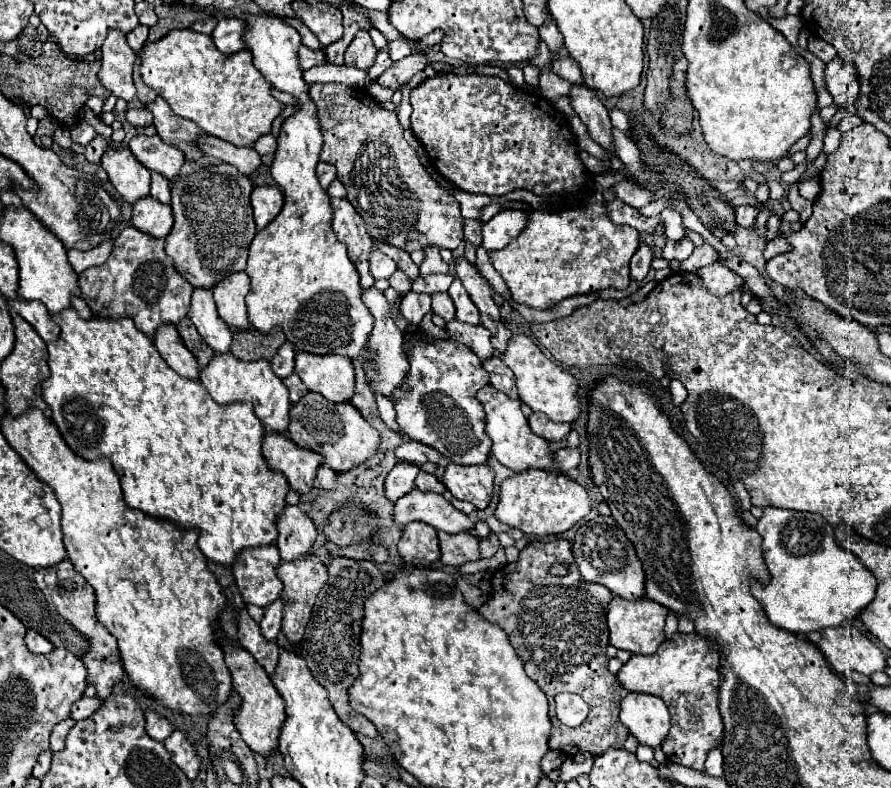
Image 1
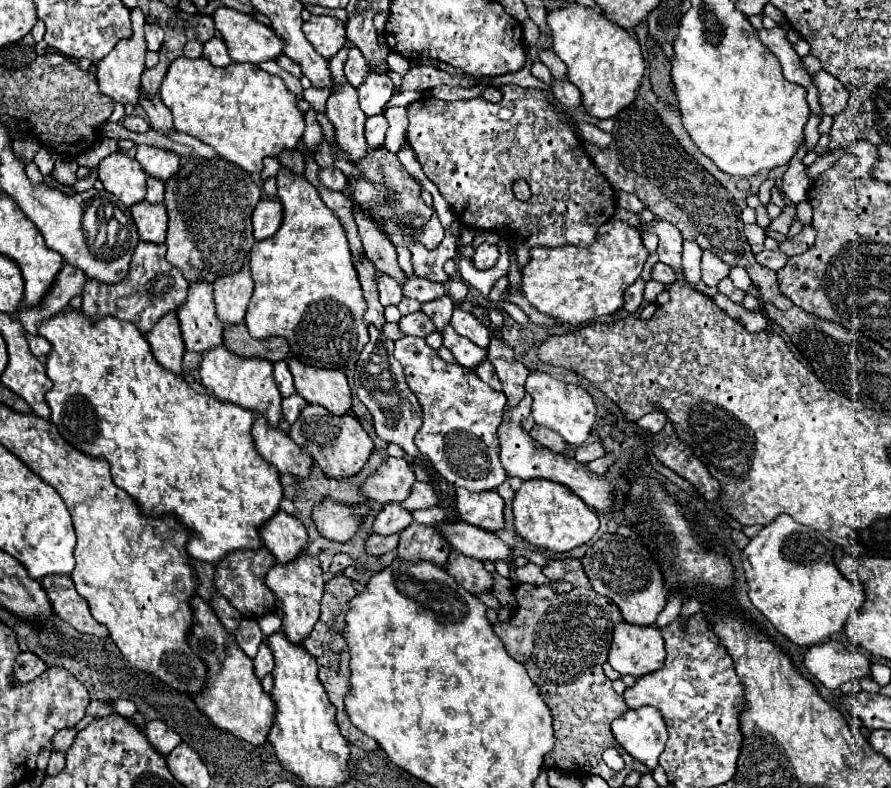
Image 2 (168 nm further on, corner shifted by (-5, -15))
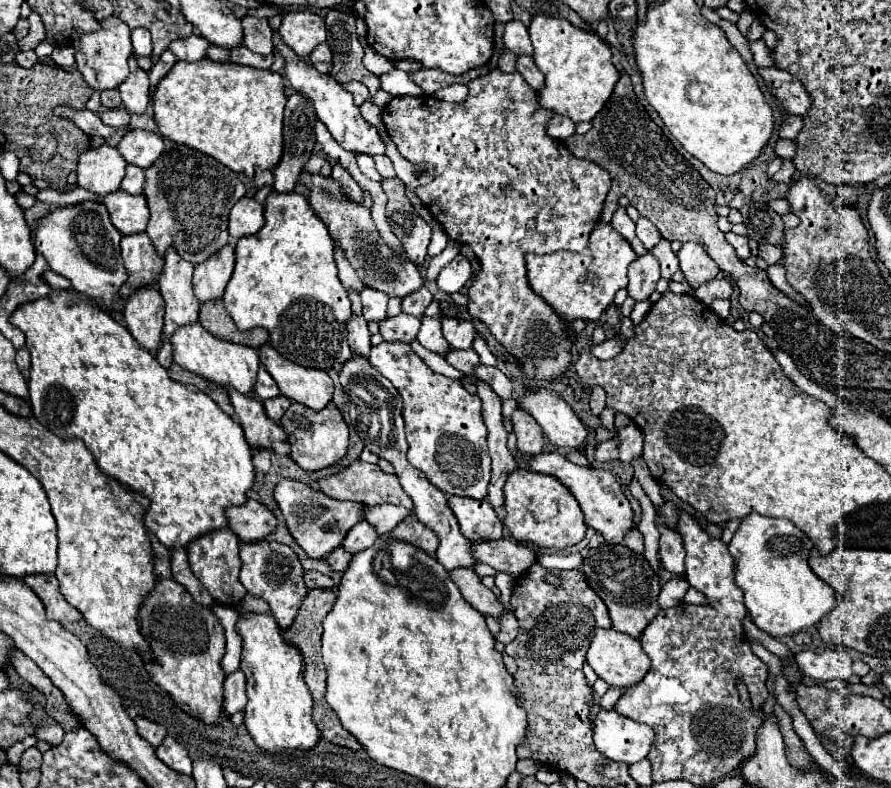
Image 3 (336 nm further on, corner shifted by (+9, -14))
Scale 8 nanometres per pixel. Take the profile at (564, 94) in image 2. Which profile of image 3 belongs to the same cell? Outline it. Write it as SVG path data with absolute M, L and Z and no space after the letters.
M517 56L517 72L527 80L527 84L533 90L541 90L543 76L541 76L541 70L535 66L531 56Z

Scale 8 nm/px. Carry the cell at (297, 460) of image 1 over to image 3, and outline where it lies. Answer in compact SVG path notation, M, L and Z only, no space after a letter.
M237 390L227 392L251 448L271 448L275 440L287 440L287 434L281 430L281 426L265 414L263 402L257 396L239 394Z

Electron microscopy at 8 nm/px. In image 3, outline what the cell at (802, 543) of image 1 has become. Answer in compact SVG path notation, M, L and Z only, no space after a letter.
M757 512L741 520L729 542L729 552L735 558L735 584L743 590L749 616L757 628L775 638L815 626L837 602L835 590L819 580L807 564L811 548L811 540L793 522Z

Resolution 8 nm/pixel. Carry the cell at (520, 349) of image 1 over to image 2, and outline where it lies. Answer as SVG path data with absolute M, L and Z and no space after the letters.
M533 371L533 373L529 373L525 391L533 397L531 417L535 419L537 425L557 431L569 445L583 445L587 441L587 437L593 429L593 423L595 423L595 403L585 389L563 383L555 377L551 377L549 373Z

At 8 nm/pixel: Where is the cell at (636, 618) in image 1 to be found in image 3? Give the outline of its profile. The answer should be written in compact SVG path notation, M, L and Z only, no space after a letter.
M597 630L591 646L587 650L587 664L595 670L595 674L605 680L609 686L619 686L619 688L629 688L643 680L643 676L649 670L649 656L643 652L639 640L629 638L627 634L619 634L617 630Z

